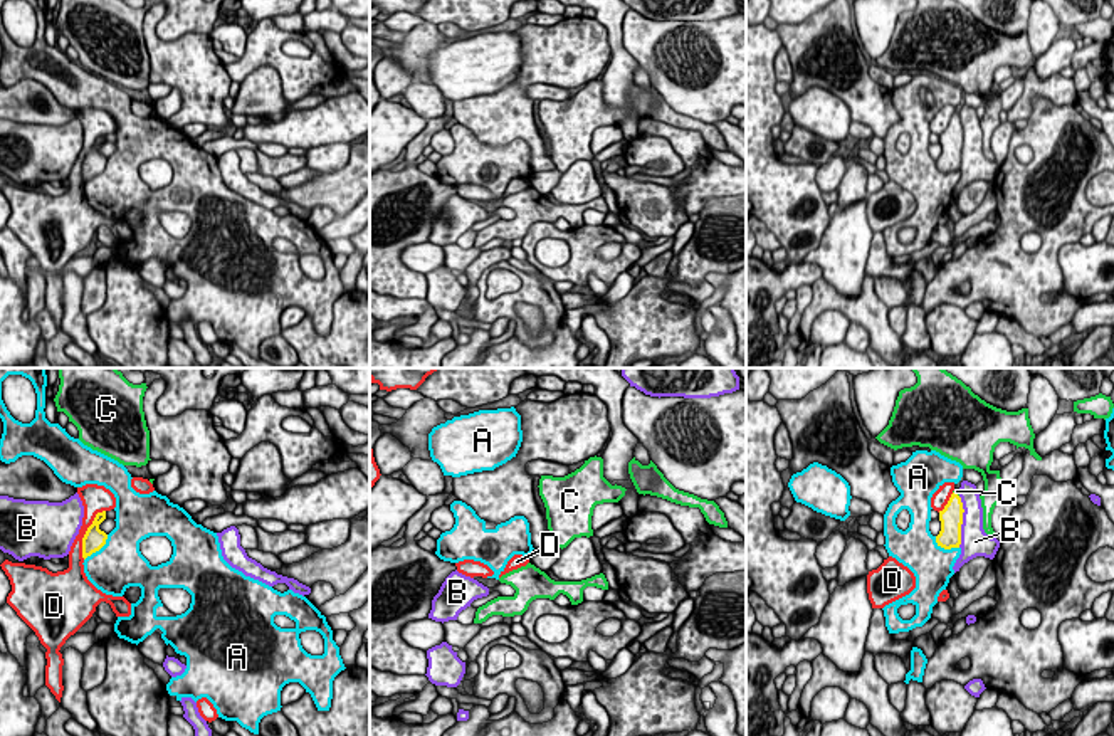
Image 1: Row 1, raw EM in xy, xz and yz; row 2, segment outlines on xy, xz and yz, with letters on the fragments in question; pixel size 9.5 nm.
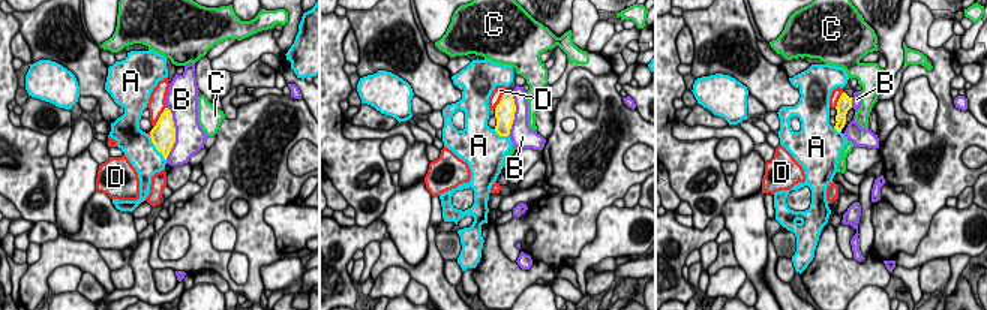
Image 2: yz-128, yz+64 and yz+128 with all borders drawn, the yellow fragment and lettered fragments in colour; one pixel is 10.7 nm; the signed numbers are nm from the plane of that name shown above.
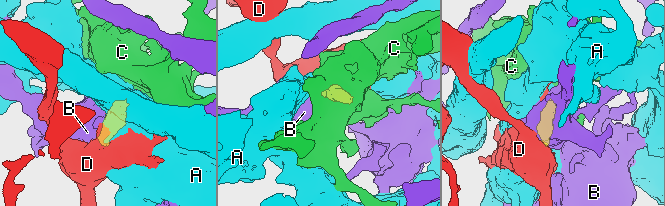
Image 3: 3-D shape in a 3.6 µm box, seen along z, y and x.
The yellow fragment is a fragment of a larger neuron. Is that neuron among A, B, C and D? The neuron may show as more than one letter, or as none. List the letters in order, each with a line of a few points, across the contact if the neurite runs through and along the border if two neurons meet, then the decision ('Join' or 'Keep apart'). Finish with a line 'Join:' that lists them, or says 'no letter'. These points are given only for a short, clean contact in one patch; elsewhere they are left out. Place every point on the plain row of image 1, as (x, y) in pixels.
A: Keep apart
B: Keep apart
C: Line: yz (951, 140), (956, 118), (956, 115). Join
D: Keep apart
Join: C

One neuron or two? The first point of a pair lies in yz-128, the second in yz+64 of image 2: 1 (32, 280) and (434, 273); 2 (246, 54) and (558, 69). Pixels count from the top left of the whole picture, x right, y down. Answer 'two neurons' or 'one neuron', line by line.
1: one neuron
2: two neurons

